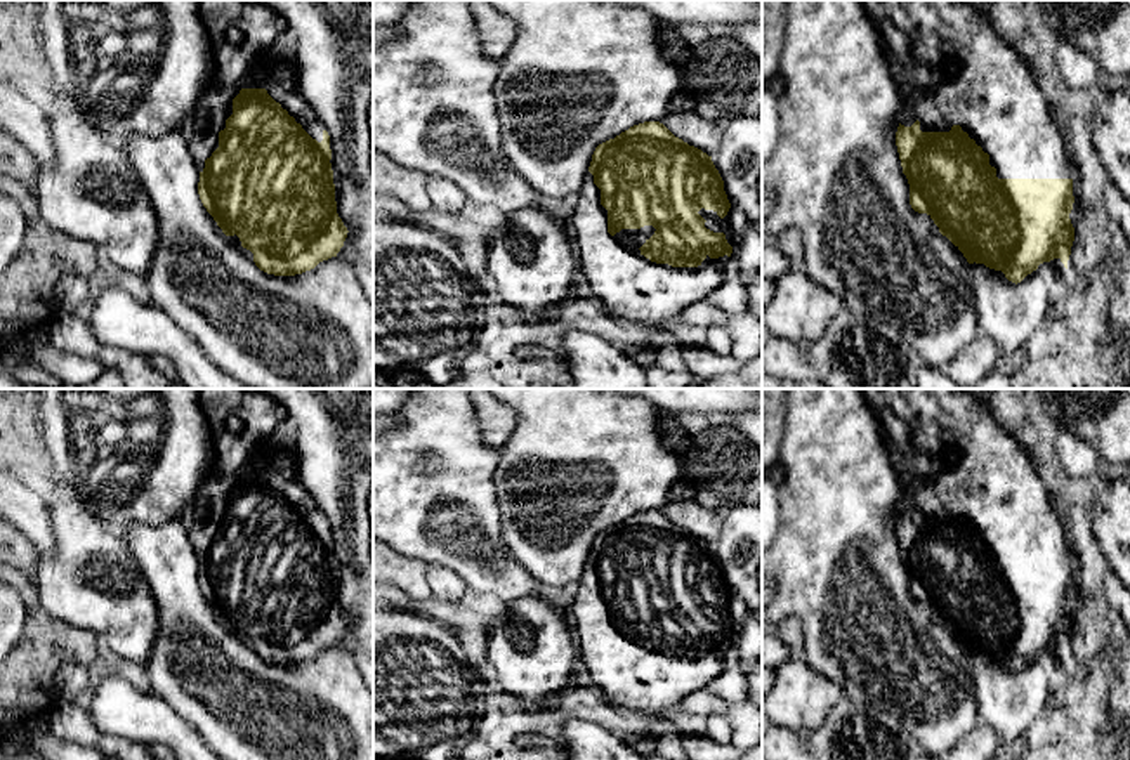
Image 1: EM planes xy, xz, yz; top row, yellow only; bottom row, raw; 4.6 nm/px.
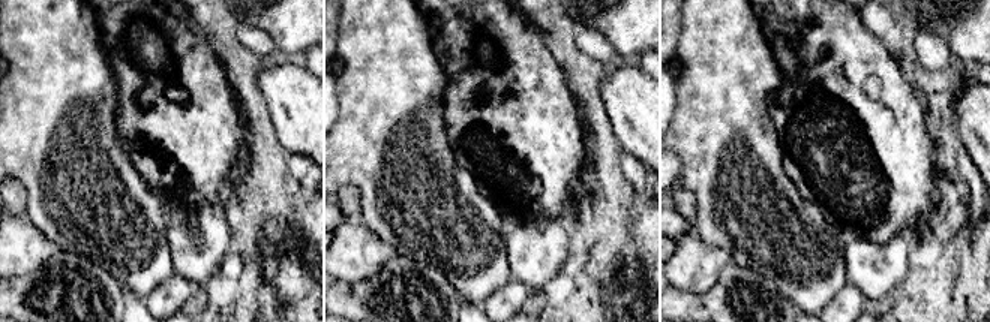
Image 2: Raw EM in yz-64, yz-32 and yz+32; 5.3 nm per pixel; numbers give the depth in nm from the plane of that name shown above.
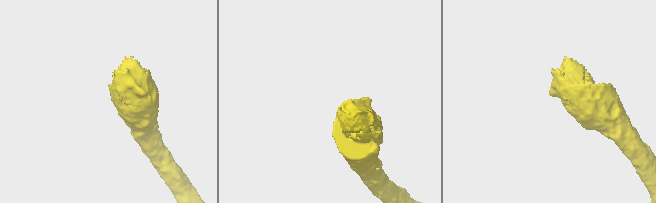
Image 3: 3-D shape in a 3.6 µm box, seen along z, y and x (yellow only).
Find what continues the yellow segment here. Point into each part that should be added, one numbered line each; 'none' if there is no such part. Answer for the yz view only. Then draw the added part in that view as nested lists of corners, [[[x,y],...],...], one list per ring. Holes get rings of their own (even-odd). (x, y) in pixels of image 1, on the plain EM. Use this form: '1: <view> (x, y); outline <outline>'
1: yz (993, 486); outline [[[863,389],[882,427],[889,455],[904,488],[901,514],[920,510],[922,521],[949,521],[960,514],[996,557],[998,567],[1073,567],[1064,524],[1054,508],[1028,453],[993,418],[988,403],[967,389]]]

